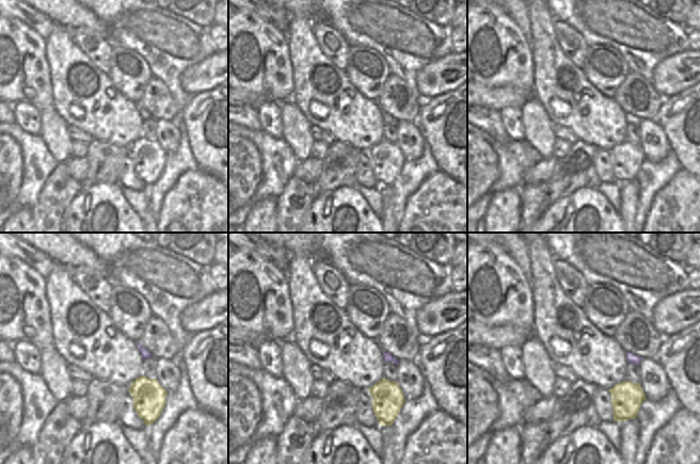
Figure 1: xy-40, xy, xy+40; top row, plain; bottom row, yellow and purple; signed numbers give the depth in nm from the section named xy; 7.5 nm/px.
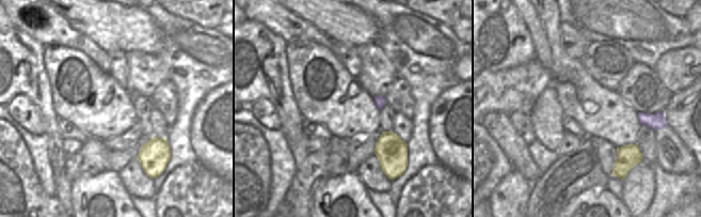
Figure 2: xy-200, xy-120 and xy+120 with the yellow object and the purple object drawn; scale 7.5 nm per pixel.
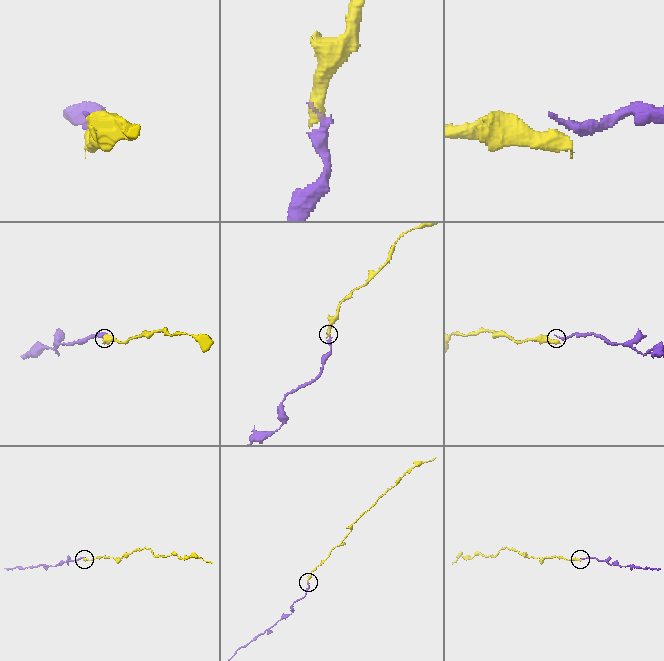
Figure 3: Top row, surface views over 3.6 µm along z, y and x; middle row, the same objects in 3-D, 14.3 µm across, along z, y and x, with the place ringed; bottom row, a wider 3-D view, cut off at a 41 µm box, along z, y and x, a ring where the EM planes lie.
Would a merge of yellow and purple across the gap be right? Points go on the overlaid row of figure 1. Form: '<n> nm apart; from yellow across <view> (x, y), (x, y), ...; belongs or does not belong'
120 nm apart; from yellow across xy-40 (142, 374), (143, 358); belongs

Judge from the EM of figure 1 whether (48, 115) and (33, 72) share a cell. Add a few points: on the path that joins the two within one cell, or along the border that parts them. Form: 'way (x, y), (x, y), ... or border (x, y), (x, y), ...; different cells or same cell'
border (53, 109), (45, 109), (41, 112); different cells

